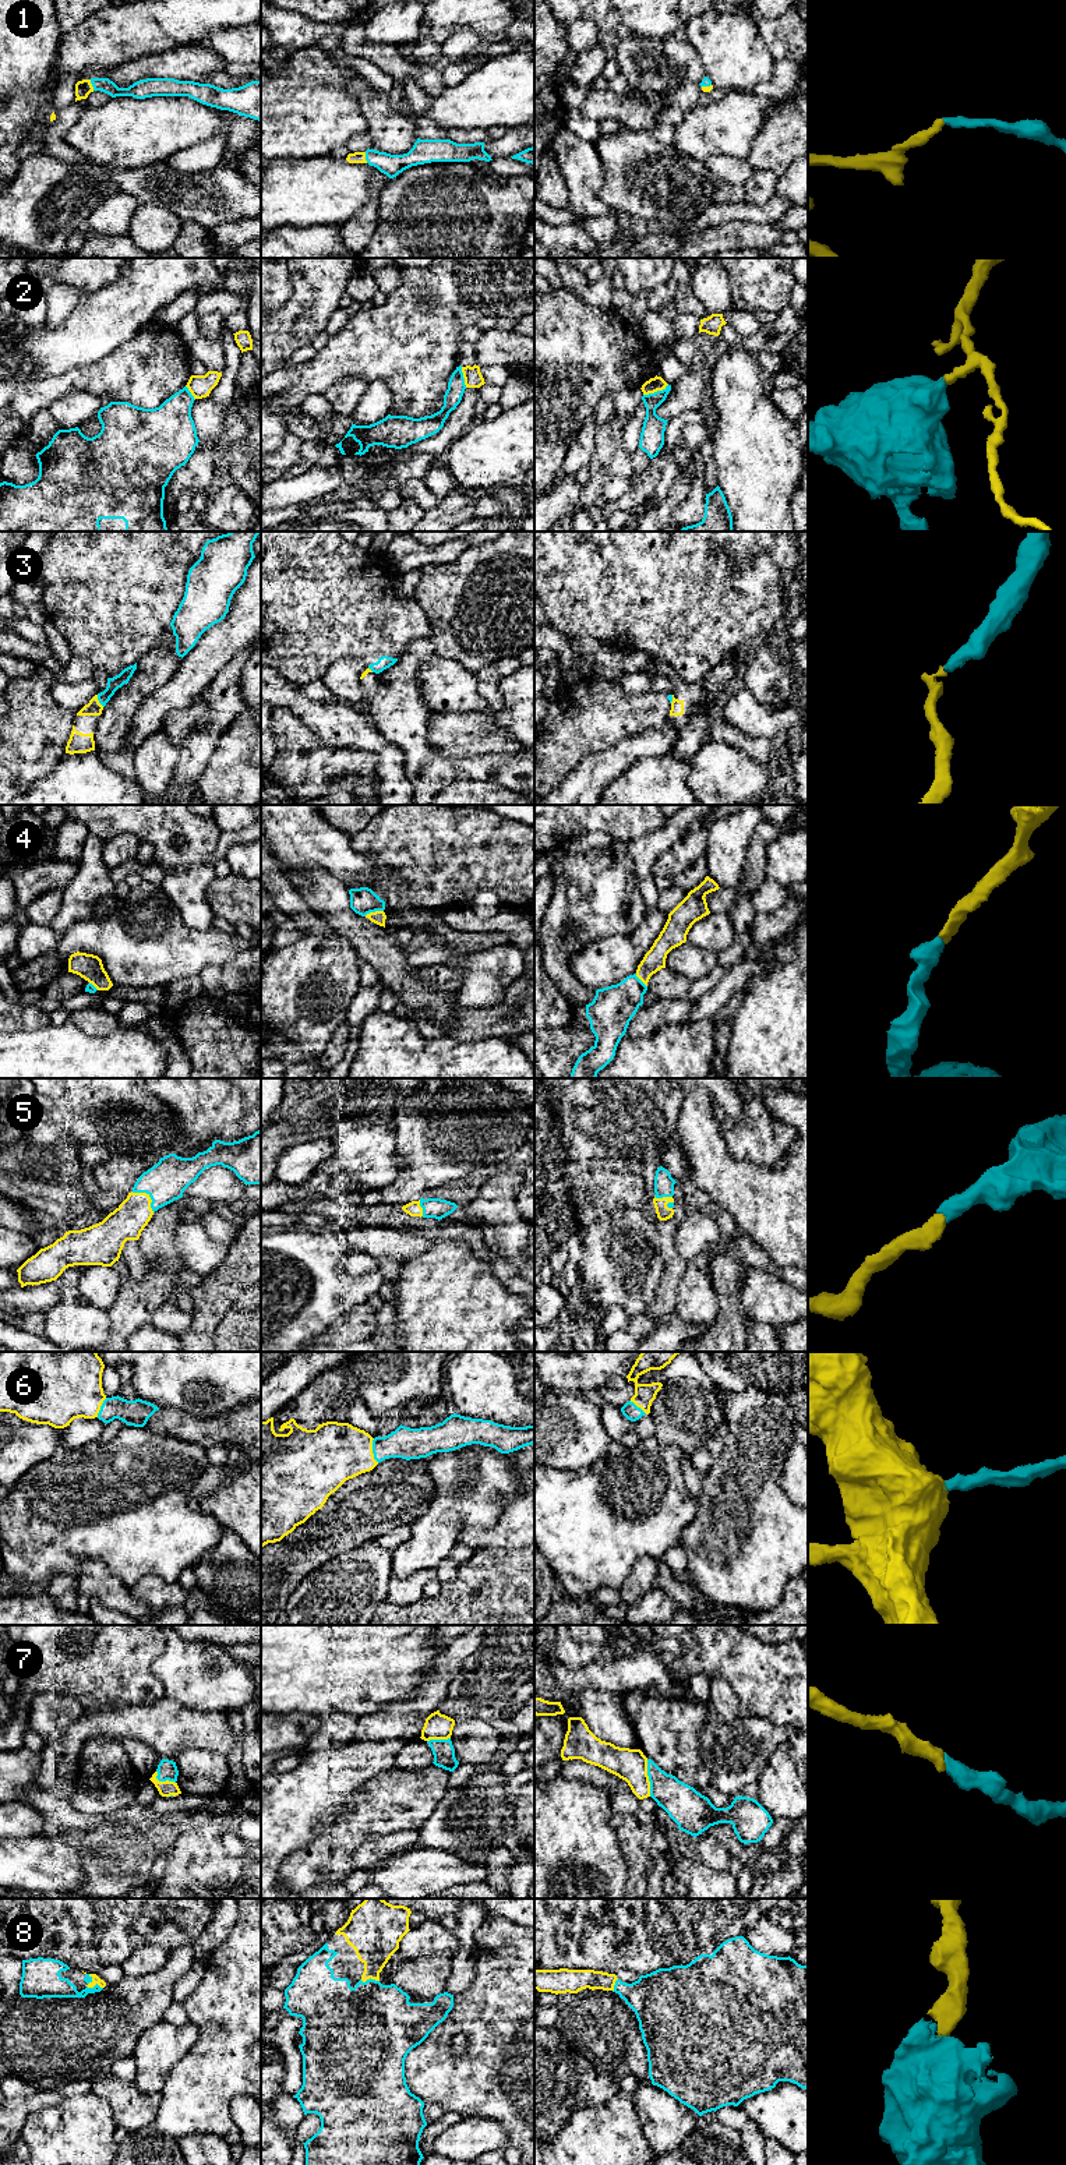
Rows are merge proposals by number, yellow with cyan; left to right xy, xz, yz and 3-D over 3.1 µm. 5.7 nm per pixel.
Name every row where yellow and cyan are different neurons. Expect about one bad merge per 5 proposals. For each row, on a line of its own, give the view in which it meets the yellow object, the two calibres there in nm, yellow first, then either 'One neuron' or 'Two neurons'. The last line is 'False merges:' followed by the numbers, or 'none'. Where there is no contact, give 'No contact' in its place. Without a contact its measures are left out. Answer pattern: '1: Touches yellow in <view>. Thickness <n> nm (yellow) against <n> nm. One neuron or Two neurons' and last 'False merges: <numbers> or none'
1: Touches yellow in xy. Thickness 100 nm (yellow) against 80 nm. One neuron
2: Touches yellow in yz. Thickness 80 nm (yellow) against 130 nm. One neuron
3: Touches yellow in xy. Thickness 90 nm (yellow) against 80 nm. Two neurons
4: Touches yellow in xz. Thickness 80 nm (yellow) against 150 nm. One neuron
5: Touches yellow in xy. Thickness 200 nm (yellow) against 240 nm. One neuron
6: Touches yellow in xz. Thickness 360 nm (yellow) against 180 nm. One neuron
7: Touches yellow in yz. Thickness 190 nm (yellow) against 220 nm. One neuron
8: Touches yellow in xy. Thickness 50 nm (yellow) against 180 nm. One neuron
False merges: 3

